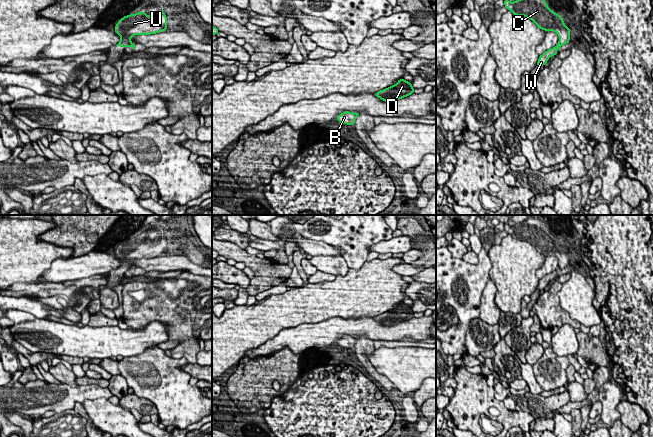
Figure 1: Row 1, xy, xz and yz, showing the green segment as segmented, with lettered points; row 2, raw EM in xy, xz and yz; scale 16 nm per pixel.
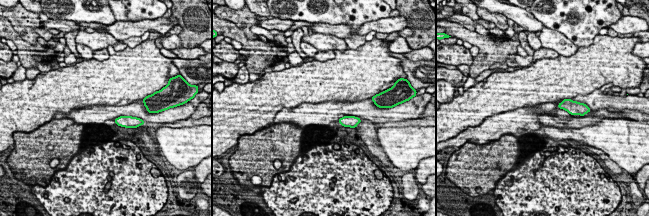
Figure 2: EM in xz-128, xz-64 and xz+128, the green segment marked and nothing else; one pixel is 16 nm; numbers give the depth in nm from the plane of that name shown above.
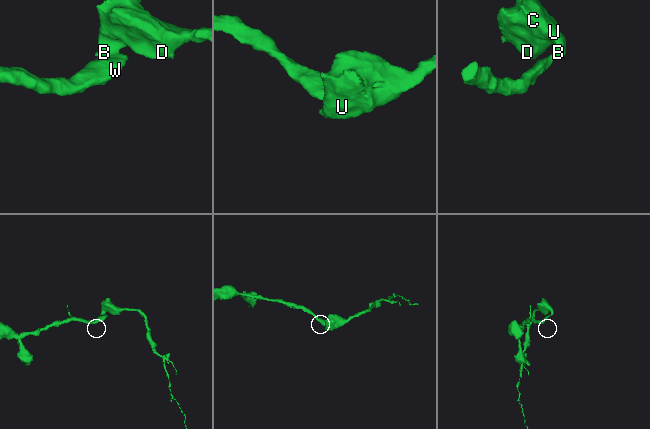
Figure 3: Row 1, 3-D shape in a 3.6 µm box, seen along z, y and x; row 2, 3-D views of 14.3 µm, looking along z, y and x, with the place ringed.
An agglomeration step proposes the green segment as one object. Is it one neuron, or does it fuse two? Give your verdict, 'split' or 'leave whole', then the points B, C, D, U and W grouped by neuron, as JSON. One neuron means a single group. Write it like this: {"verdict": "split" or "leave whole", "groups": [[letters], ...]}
{"verdict": "split", "groups": [["B", "C", "D", "U"], ["W"]]}

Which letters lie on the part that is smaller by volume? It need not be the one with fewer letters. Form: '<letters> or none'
B, C, D, U

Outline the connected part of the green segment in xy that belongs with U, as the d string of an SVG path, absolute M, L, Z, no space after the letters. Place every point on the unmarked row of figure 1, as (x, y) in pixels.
M163 233L154 240L147 239L144 235L124 240L118 245L114 253L121 261L120 266L116 270L131 270L132 260L156 258L166 255L167 252L167 241Z

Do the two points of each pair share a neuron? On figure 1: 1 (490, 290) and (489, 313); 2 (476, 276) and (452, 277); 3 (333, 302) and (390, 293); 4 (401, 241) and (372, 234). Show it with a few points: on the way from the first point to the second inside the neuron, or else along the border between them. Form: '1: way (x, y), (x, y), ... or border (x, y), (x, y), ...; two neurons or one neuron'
1: way (489, 296), (489, 307); one neuron
2: way (470, 276), (458, 273); one neuron
3: way (347, 296), (358, 293), (376, 293); one neuron
4: border (393, 237), (387, 240), (380, 240), (369, 247); two neurons

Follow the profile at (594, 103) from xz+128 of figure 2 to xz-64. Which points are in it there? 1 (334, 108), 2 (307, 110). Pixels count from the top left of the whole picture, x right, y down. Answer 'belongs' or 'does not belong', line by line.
1: belongs
2: belongs

